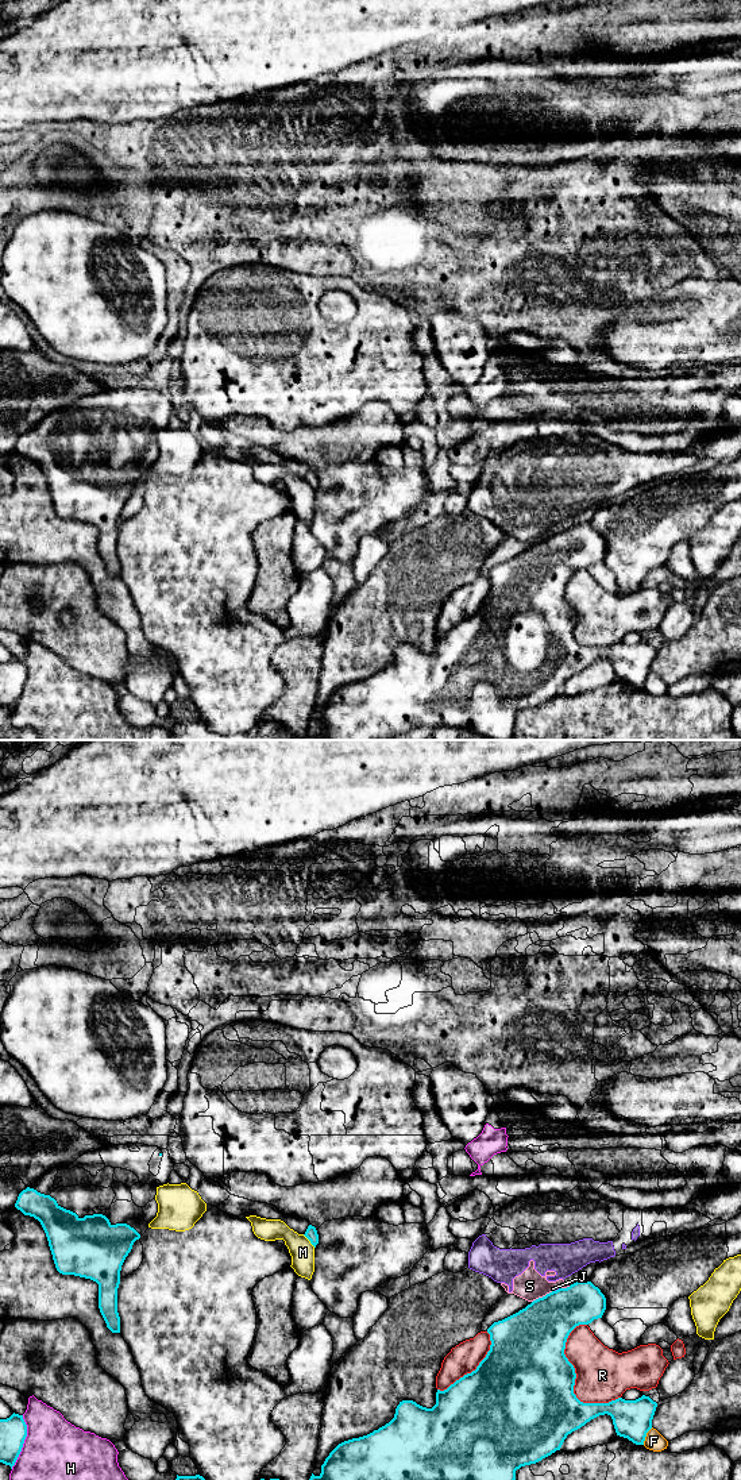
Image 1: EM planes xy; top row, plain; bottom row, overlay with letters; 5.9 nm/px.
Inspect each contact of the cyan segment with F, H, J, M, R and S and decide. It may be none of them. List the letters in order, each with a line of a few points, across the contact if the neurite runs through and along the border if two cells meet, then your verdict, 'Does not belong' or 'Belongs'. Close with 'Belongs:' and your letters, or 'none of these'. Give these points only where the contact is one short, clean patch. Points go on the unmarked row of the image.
F: Does not belong
H: Does not belong
J: Line: xy (559, 532), (552, 535). Does not belong
M: Does not belong
R: Does not belong
S: Does not belong
Belongs: none of these

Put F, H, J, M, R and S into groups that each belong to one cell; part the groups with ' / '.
F / H / J S / M / R

